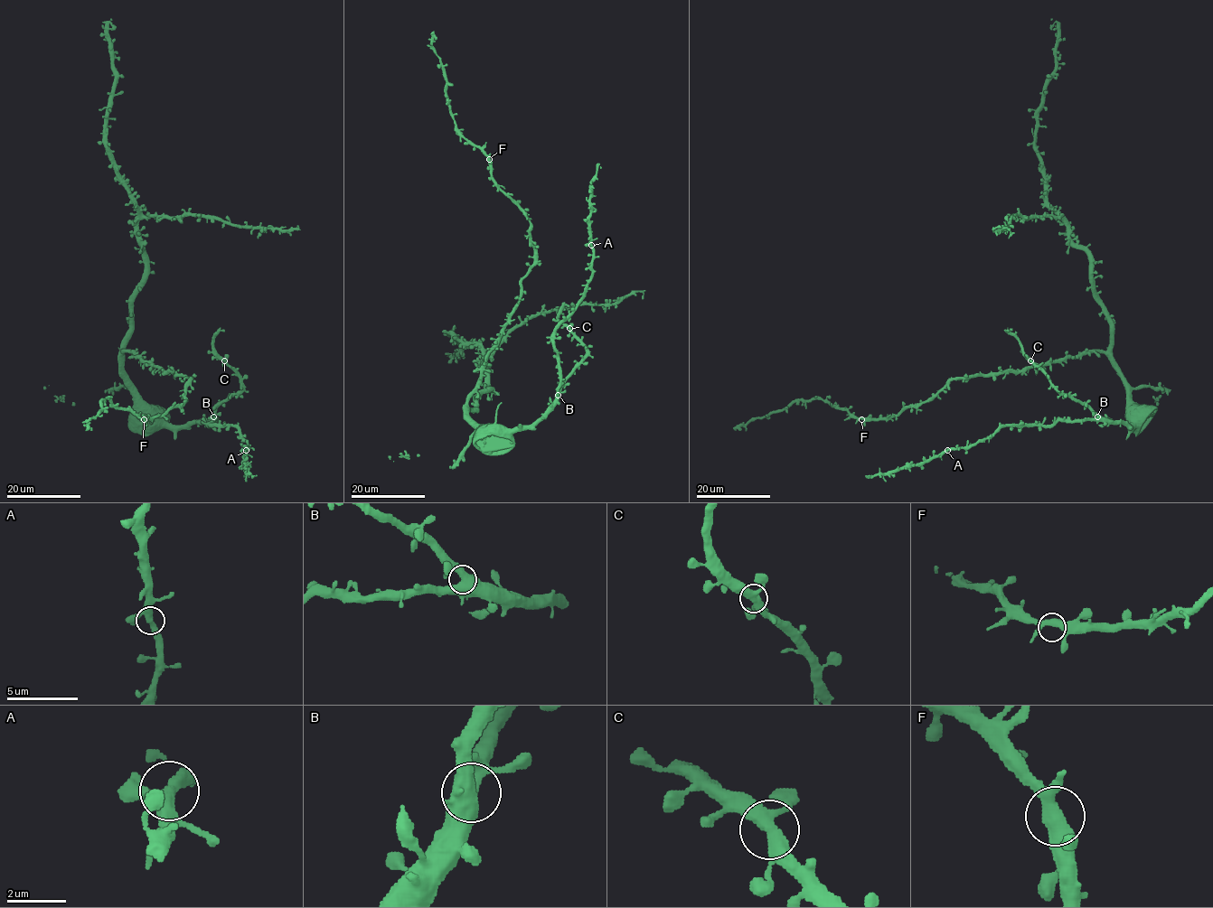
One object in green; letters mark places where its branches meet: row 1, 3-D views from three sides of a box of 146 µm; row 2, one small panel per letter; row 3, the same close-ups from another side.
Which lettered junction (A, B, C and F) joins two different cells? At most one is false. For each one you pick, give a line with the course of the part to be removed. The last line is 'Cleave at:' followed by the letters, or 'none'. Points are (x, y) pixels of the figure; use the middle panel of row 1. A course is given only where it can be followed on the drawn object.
Cleave at: none

